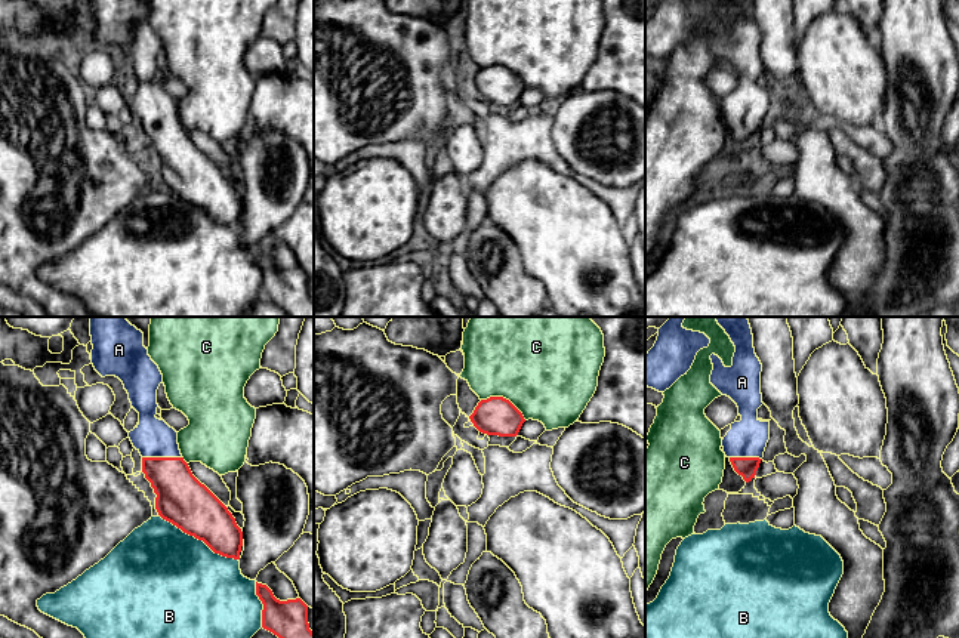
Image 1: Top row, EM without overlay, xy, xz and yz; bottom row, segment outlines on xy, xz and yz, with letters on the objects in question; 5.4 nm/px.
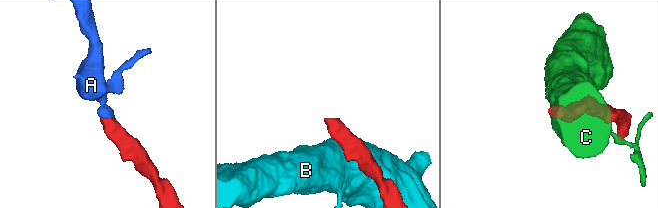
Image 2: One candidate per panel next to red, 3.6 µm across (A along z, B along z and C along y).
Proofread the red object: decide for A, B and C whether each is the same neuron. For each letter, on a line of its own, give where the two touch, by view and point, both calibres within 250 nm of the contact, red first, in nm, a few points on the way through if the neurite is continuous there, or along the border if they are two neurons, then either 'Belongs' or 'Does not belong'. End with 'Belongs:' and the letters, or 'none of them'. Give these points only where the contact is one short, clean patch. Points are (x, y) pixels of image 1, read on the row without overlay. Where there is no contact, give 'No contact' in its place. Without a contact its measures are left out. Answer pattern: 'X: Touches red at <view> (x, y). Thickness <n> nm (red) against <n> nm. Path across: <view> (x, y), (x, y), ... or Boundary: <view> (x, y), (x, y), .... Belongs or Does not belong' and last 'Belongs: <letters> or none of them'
A: Touches red at xy (162, 126). Thickness 280 nm (red) against 200 nm. Belongs
B: Touches red at xy (199, 207). Thickness 280 nm (red) against 500 nm. Does not belong
C: Touches red at xz (505, 67). Thickness 200 nm (red) against 460 nm. Does not belong
Belongs: A

